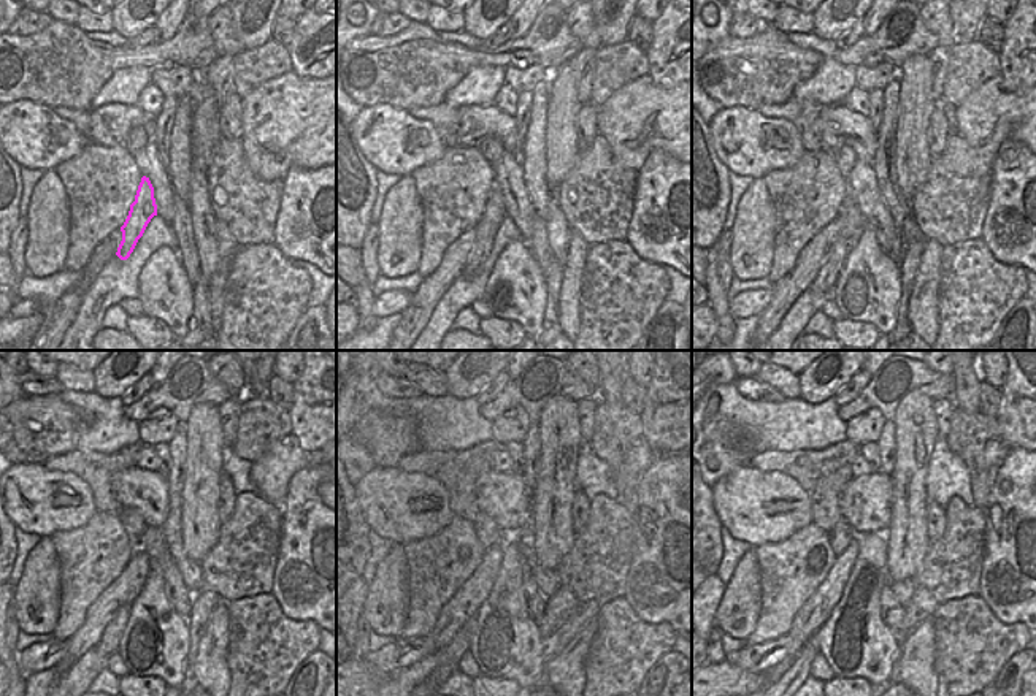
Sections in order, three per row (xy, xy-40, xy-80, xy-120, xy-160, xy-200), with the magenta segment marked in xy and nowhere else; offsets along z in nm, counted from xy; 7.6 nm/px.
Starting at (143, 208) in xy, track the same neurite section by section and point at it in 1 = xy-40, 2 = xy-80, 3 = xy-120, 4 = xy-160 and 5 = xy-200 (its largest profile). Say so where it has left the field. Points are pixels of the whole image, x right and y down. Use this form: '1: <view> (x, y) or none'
1: xy-40 (486, 229)
2: xy-80 (849, 213)
3: xy-120 (111, 636)
4: xy-160 (457, 647)
5: xy-200 (798, 671)

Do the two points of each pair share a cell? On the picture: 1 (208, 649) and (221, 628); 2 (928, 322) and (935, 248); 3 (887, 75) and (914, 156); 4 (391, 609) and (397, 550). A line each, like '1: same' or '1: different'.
1: same
2: same
3: different
4: same

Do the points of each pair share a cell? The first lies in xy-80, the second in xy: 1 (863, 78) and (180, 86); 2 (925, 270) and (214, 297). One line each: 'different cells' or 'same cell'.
1: same cell
2: same cell

